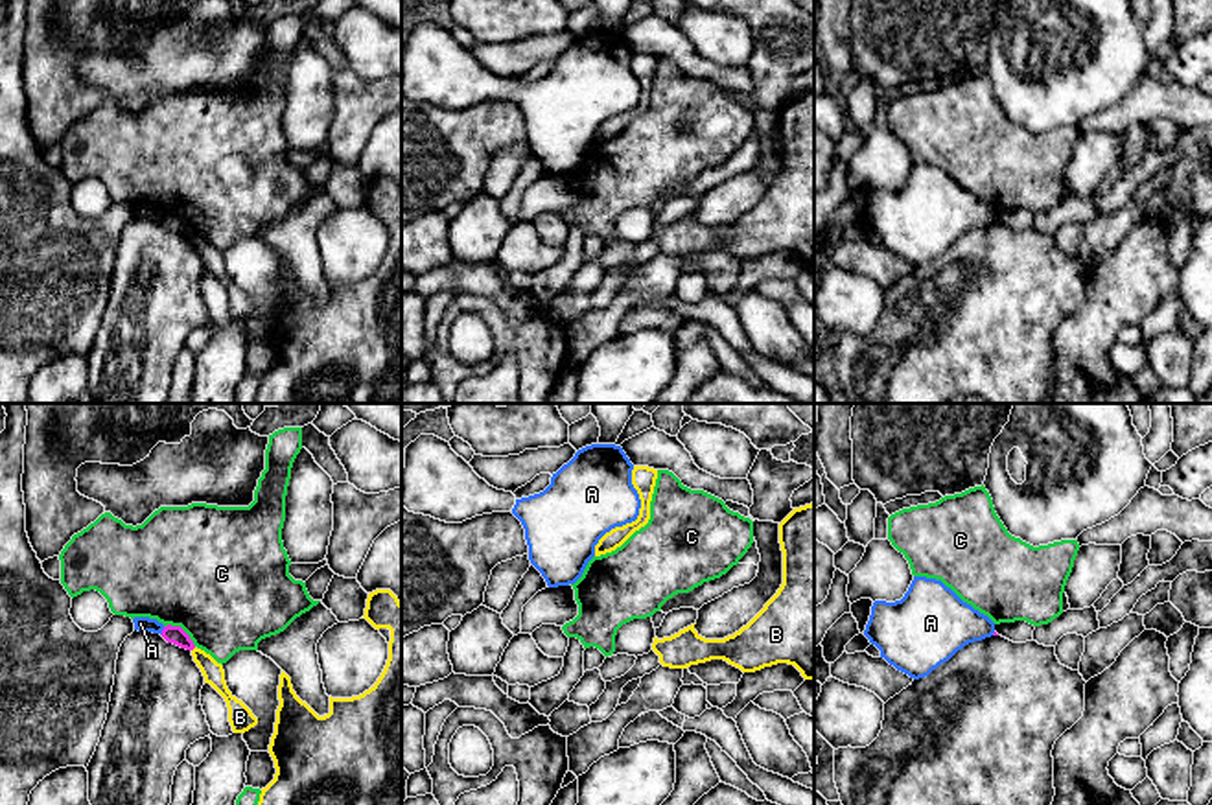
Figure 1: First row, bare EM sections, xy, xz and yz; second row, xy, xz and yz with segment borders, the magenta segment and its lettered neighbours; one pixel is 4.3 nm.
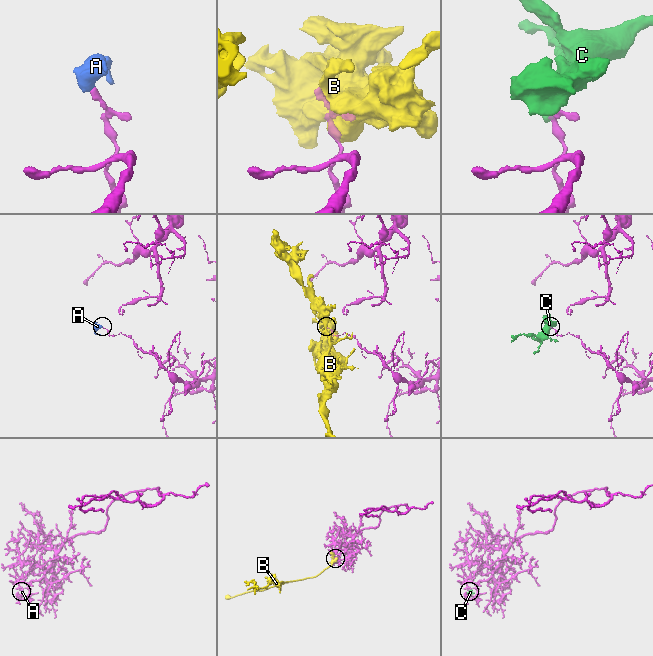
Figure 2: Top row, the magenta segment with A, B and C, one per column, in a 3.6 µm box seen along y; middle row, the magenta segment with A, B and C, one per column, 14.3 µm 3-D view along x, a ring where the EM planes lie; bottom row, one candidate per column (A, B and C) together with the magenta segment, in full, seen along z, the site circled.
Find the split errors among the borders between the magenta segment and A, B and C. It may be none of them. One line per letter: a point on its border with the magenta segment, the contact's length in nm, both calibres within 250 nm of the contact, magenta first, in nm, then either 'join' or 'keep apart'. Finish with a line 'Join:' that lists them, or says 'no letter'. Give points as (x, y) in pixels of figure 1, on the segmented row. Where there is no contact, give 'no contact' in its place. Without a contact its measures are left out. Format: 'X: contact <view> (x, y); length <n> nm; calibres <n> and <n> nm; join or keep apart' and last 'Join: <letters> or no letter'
A: contact xy (163, 630); length 40 nm; calibres 80 and 60 nm; keep apart
B: no contact; keep apart
C: contact xy (181, 629); length 170 nm; calibres 80 and 500 nm; keep apart
Join: no letter

